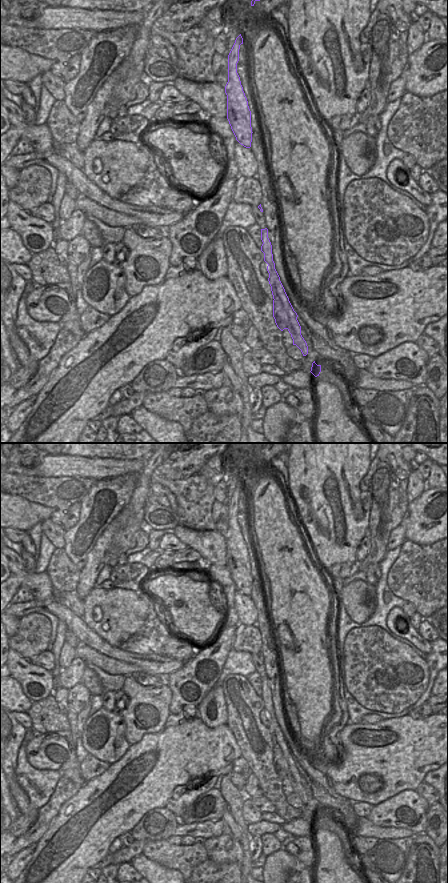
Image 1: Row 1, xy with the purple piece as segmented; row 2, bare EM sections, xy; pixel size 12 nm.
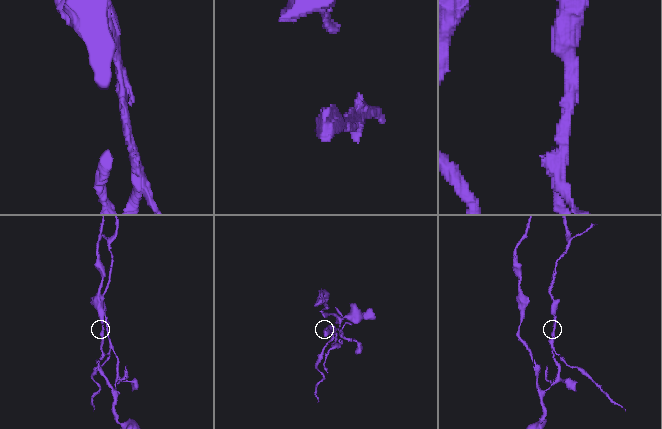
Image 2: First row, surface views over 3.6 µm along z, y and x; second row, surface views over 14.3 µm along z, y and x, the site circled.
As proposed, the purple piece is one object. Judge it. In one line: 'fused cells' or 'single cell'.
fused cells

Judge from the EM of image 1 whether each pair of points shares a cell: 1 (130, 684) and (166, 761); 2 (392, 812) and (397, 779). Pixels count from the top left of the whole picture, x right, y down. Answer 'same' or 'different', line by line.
1: different
2: different

